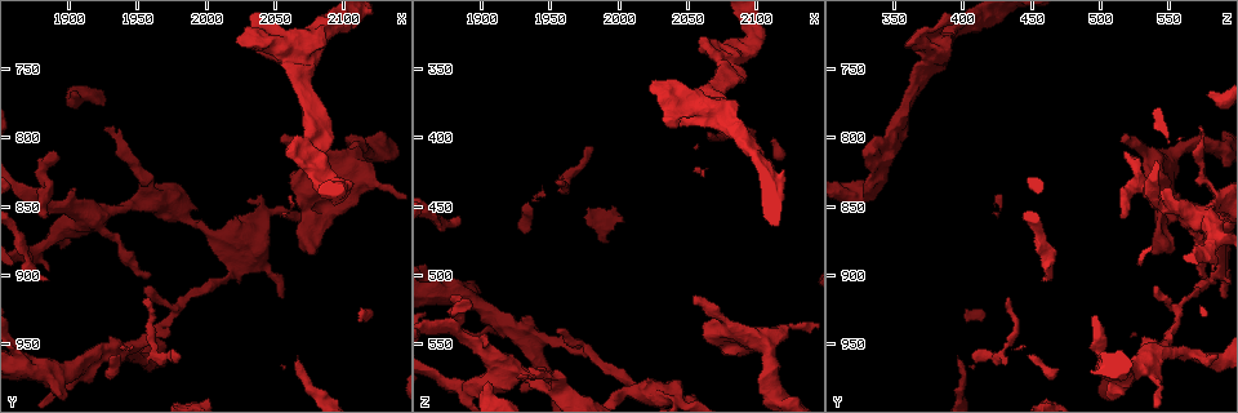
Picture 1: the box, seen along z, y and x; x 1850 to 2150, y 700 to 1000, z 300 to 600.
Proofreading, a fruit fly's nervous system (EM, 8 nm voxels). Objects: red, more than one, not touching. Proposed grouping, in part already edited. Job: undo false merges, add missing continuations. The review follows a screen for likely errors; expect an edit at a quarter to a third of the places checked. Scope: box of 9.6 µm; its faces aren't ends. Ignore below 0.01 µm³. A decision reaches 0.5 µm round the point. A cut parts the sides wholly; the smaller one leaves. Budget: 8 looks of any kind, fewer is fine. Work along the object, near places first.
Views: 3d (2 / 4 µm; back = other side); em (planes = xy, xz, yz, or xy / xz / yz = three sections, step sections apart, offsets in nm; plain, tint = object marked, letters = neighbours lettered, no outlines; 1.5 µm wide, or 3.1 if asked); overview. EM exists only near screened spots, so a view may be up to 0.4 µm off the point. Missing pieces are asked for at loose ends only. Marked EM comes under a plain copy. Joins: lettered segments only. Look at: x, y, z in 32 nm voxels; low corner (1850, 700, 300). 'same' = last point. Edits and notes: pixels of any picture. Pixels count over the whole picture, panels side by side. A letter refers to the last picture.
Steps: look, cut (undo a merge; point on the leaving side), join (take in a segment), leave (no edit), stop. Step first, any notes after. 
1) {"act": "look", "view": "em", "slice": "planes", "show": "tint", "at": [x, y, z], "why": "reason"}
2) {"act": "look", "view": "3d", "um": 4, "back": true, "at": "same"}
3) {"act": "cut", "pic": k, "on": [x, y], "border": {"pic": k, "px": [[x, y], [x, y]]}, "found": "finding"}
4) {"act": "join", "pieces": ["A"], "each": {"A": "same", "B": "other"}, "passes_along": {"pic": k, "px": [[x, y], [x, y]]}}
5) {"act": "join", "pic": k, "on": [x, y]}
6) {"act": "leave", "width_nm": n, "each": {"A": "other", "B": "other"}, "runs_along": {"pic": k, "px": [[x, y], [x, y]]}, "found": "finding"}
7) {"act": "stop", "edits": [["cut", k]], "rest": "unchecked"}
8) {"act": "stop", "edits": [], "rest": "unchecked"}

{"act": "look", "view": "em", "slice": "planes", "show": "letters", "at": [1960, 910, 538], "why": "free end"}

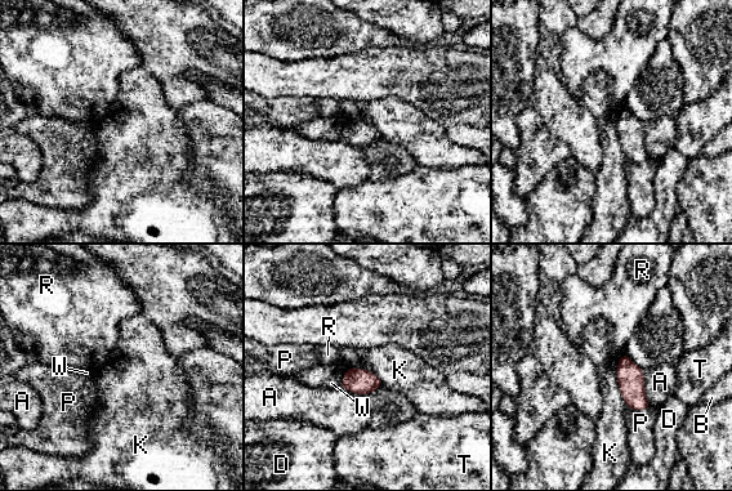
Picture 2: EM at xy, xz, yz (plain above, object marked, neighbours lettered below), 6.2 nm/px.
{"act": "leave", "longest_contact_nm": ["K", 340], "each": {"A": "other", "B": "other", "D": "other", "K": "other", "P": "other", "R": "other", "T": "other", "W": "other"}, "border": {"pic": 2, "px": [[621, 353], [617, 384], [628, 406]]}, "found": "none of them fits"}

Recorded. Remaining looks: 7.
{"act": "look", "view": "em", "slice": "yz", "step": 8, "show": "letters", "at": [1882, 860, 516], "why": "branch stops here"}

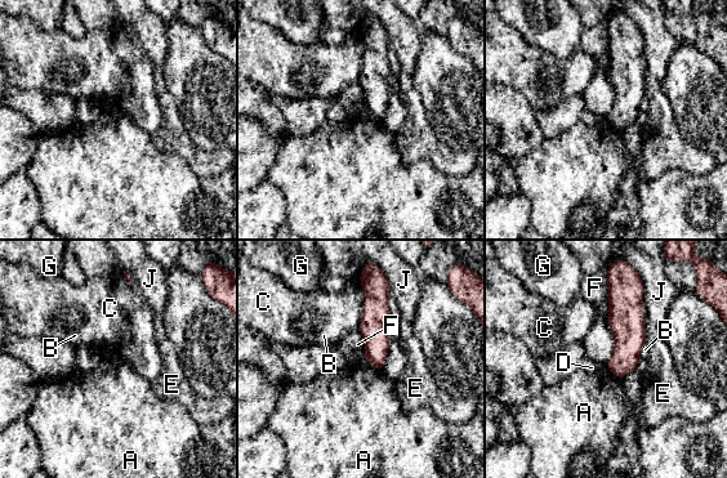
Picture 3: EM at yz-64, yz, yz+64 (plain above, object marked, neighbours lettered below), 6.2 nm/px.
{"act": "leave", "longest_contact_nm": ["F", 440], "each": {"A": "other", "B": "other", "C": "other", "D": "other", "E": "other", "F": "other", "G": "other", "J": "other"}, "border": {"pic": 3, "px": [[364, 358], [382, 371]]}, "found": "no lettered segment goes on from it"}

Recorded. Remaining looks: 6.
{"act": "look", "view": "em", "slice": "planes", "show": "letters", "at": [1904, 976, 540]}

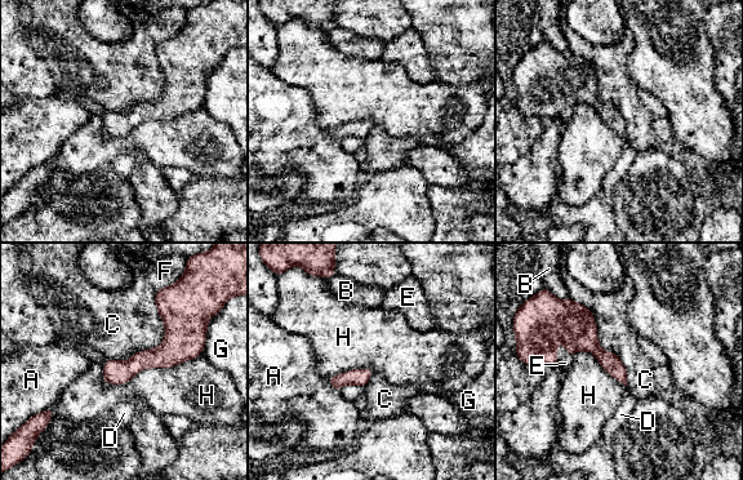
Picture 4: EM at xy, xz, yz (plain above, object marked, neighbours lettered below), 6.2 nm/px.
{"act": "leave", "each": {"A": "other", "B": "other", "C": "other", "D": "other", "E": "other", "F": "other", "G": "other", "H": "other"}, "border": {"pic": 4, "px": [[569, 298], [591, 312], [627, 386]]}, "found": "continuous, no second neuron"}

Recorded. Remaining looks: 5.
{"act": "stop", "edits": [], "rest": "unchecked"}

